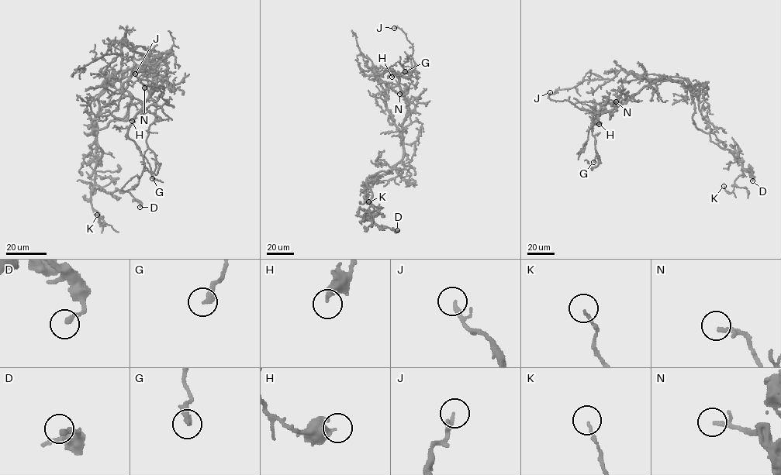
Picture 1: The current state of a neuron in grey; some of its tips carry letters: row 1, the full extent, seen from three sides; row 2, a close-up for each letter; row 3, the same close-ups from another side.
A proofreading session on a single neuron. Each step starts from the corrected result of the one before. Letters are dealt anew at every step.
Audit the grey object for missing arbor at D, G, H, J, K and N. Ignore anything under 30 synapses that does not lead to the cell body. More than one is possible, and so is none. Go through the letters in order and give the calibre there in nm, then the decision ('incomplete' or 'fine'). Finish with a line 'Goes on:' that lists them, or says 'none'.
D: 240 nm | fine
G: 300 nm | fine
H: 320 nm | fine
J: 130 nm | fine
K: 120 nm | fine
N: 140 nm | fine
Goes on: none

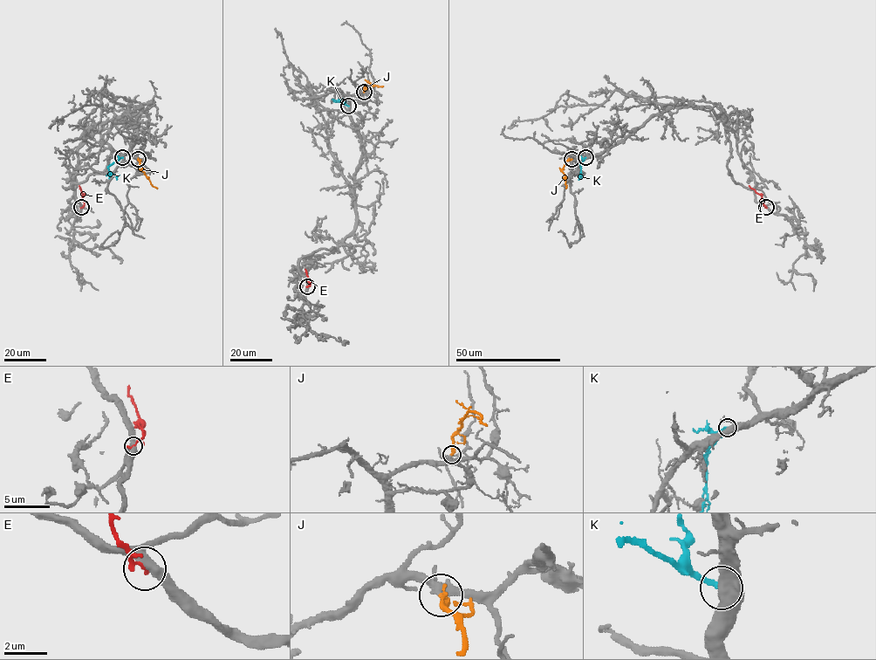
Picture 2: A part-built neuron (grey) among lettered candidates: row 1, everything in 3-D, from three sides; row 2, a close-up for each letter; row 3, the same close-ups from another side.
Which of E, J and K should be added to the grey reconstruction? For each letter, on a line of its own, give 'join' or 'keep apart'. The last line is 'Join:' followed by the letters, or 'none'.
E: keep apart
J: join
K: keep apart
Join: J

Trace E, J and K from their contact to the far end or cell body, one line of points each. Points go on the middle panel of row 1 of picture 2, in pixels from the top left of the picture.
E: (308, 286), (310, 284), (305, 269)
J: (364, 92), (368, 82), (383, 86)
K: (348, 106), (334, 101), (345, 100)

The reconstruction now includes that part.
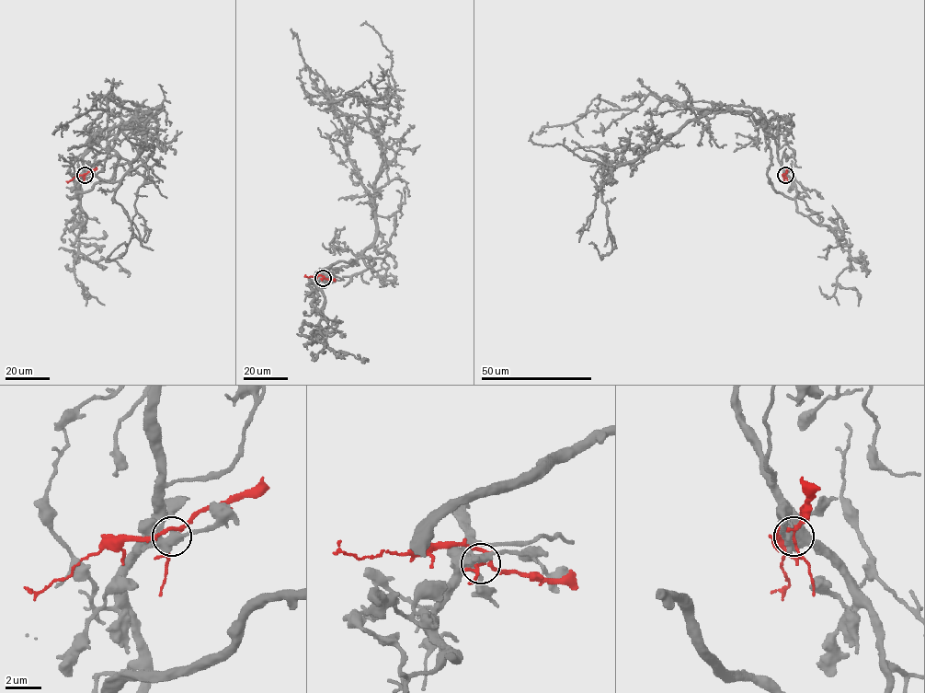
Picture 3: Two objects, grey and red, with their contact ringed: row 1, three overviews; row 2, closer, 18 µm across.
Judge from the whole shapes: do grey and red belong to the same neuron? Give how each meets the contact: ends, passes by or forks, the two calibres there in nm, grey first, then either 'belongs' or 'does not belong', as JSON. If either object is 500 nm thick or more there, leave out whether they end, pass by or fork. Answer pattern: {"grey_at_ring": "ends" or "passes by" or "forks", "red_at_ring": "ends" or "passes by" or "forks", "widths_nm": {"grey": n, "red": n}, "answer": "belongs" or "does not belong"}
{"grey_at_ring": "passes by", "red_at_ring": "forks", "widths_nm": {"grey": 480, "red": 140}, "answer": "belongs"}

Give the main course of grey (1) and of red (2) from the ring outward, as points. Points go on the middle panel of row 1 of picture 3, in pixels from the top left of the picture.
1: (323, 277), (374, 240), (382, 150), (369, 104), (352, 95), (369, 99), (347, 93), (363, 87)
2: (323, 278), (304, 276)

